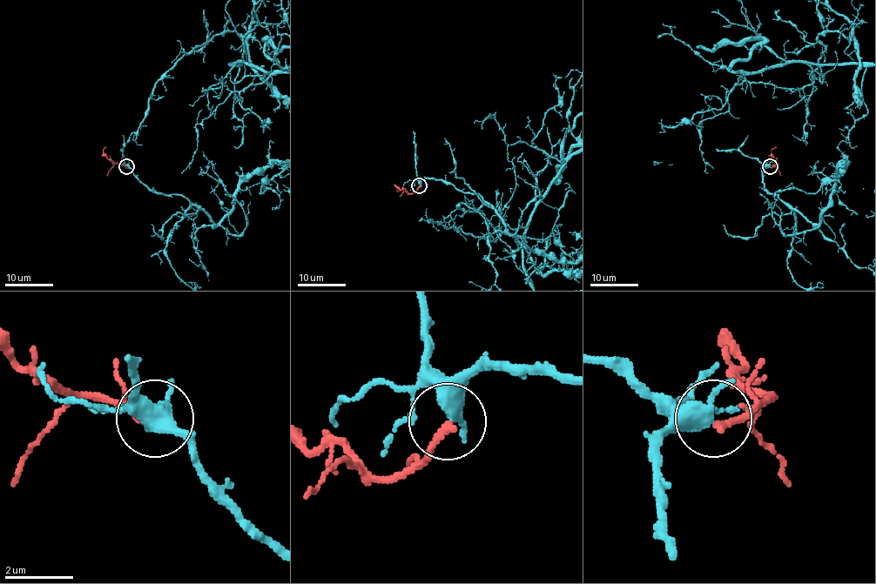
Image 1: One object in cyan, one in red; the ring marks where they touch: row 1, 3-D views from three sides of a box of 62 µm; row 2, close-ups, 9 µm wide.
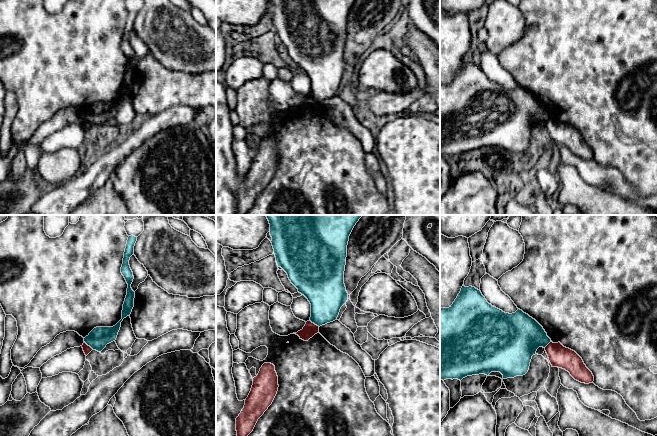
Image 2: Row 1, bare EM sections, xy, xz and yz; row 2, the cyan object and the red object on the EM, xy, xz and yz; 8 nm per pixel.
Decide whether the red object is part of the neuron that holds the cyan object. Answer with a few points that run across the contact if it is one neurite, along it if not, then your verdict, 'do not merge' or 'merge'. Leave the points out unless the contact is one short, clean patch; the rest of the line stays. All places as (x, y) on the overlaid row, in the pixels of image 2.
line xz (309, 320), (319, 326); do not merge

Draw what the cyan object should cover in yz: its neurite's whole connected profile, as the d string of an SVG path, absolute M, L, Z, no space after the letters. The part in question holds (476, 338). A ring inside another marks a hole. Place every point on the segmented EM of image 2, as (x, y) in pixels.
M464 285L449 308L440 307L440 380L458 379L467 376L500 372L503 379L525 375L532 356L539 347L545 348L551 341L543 327L528 314L518 309L509 314L487 302L481 291Z

